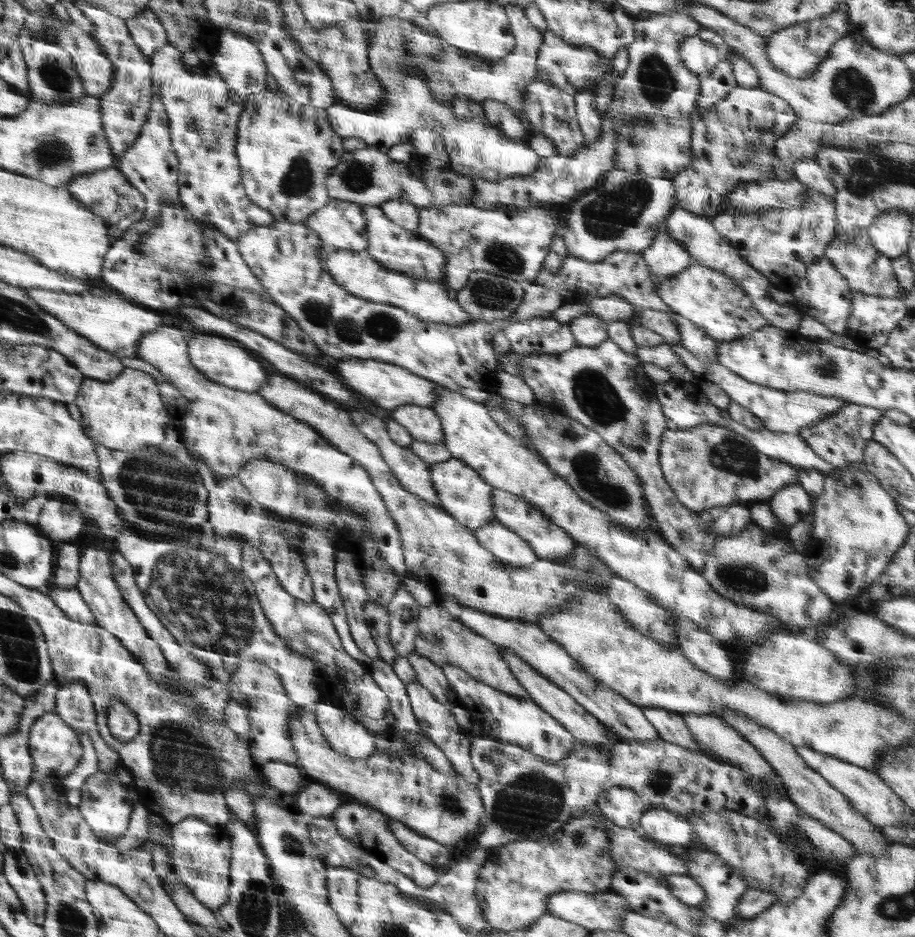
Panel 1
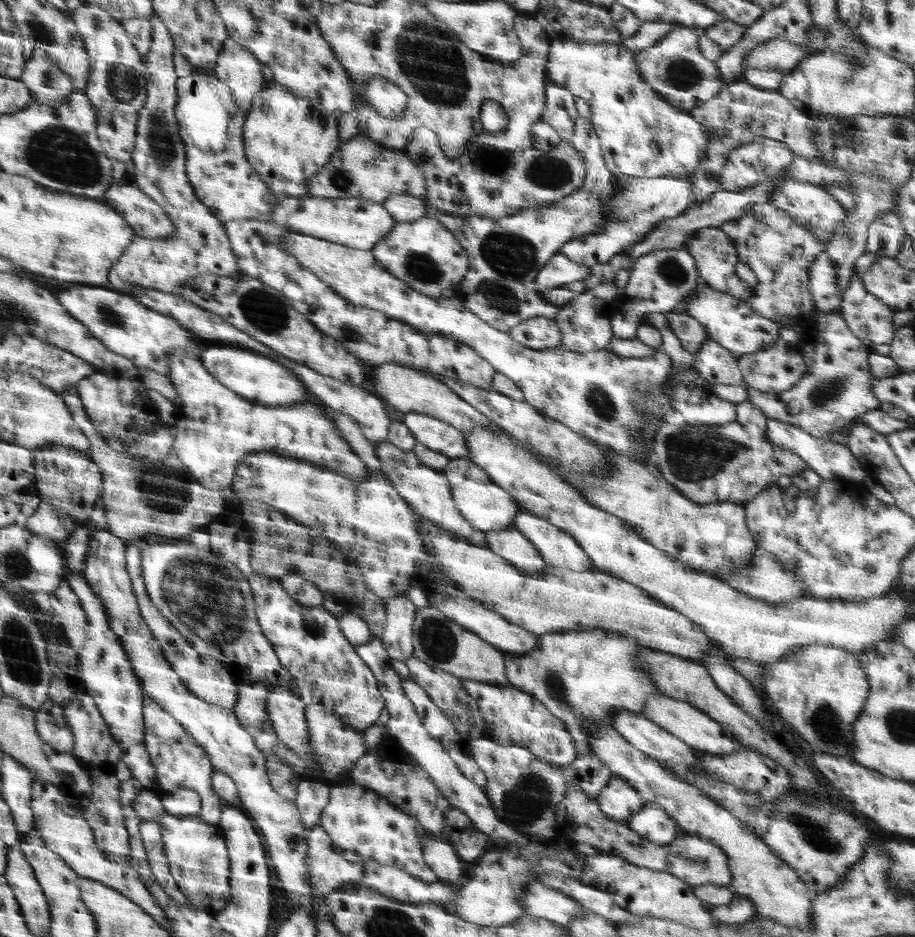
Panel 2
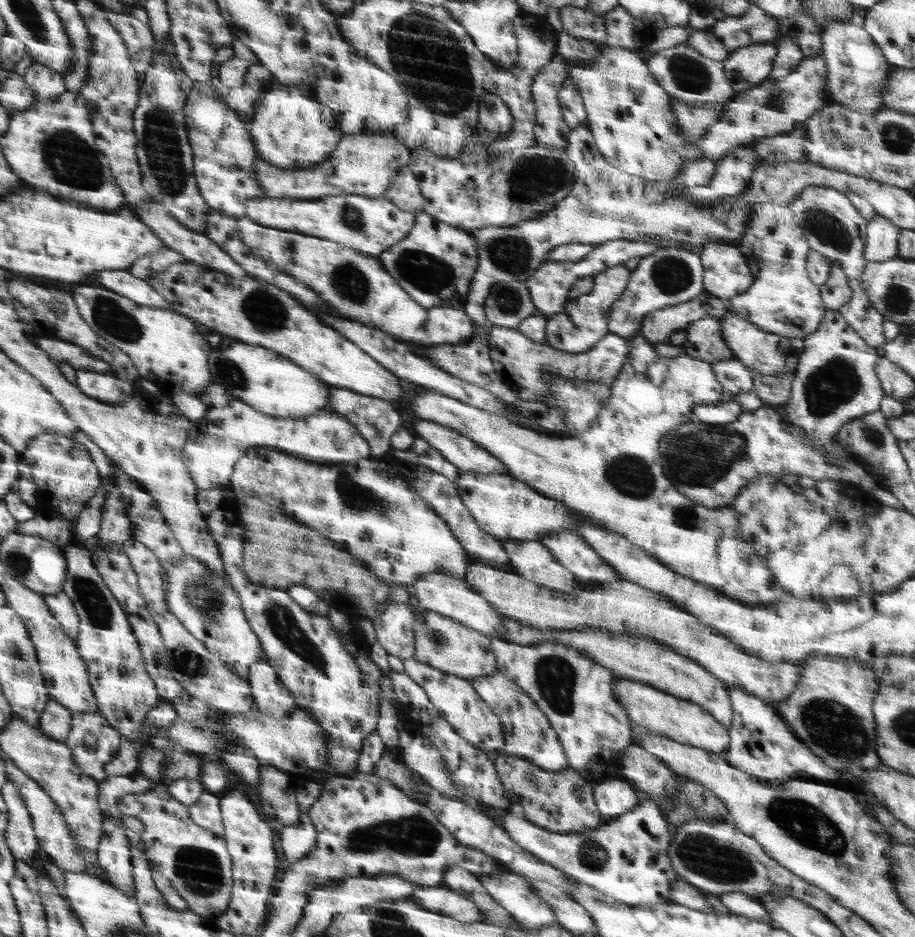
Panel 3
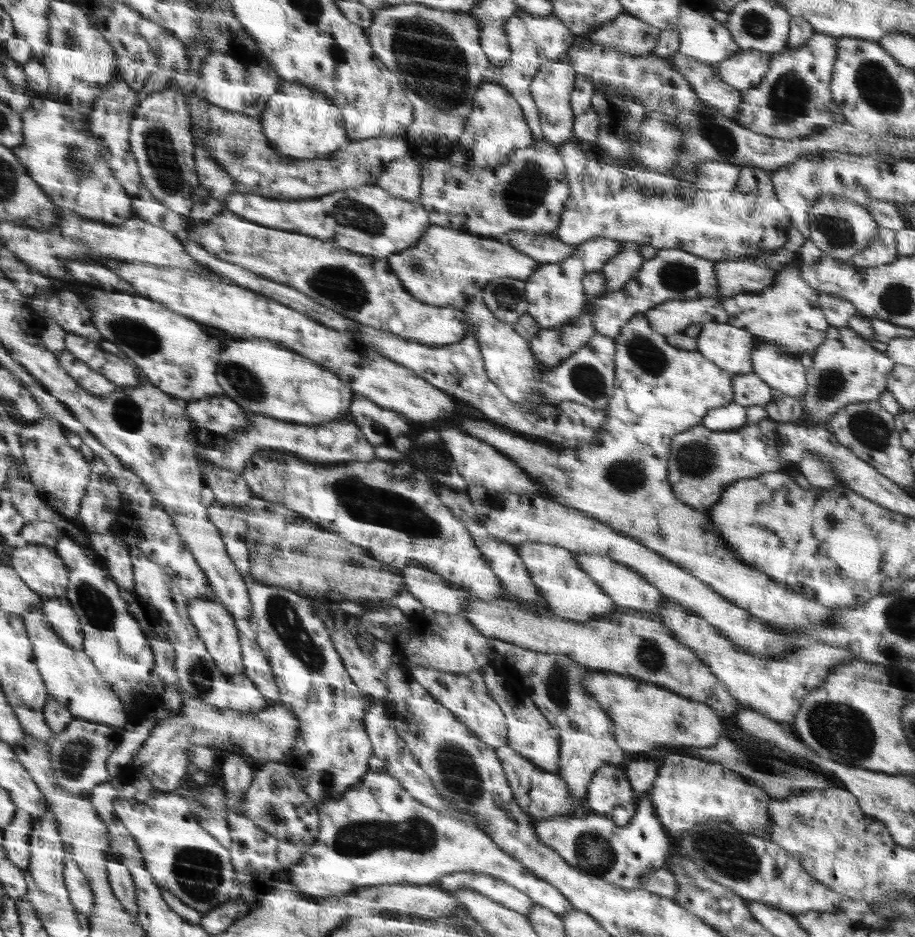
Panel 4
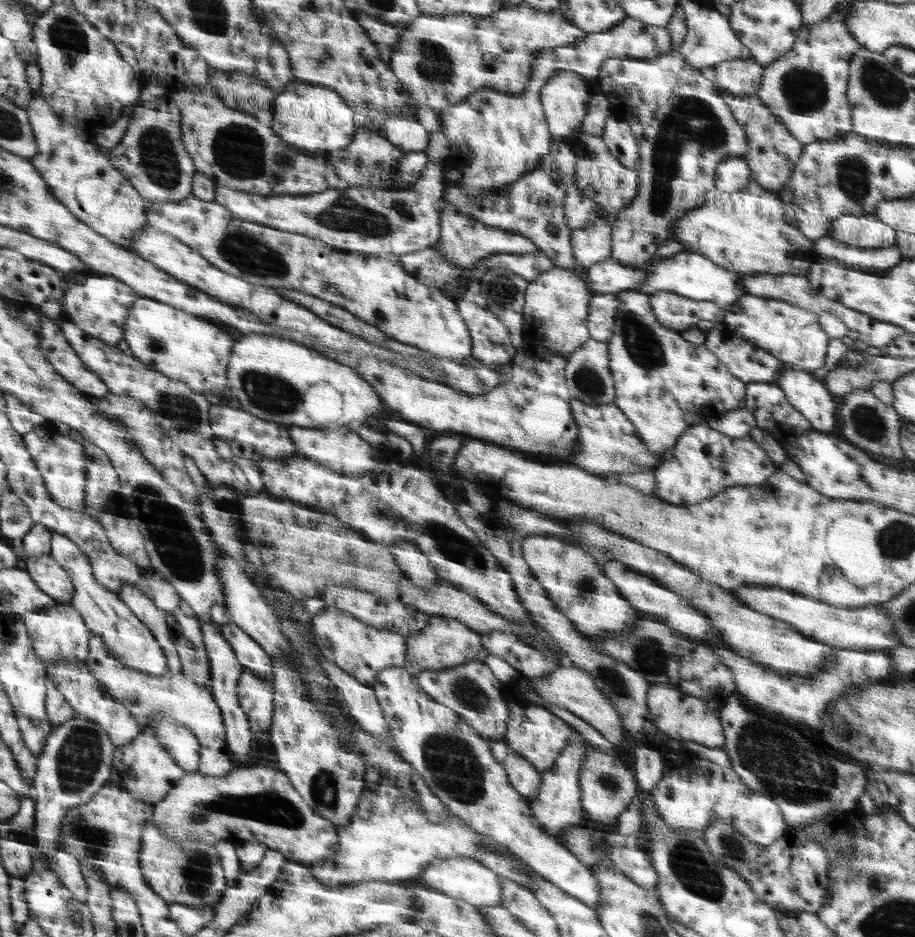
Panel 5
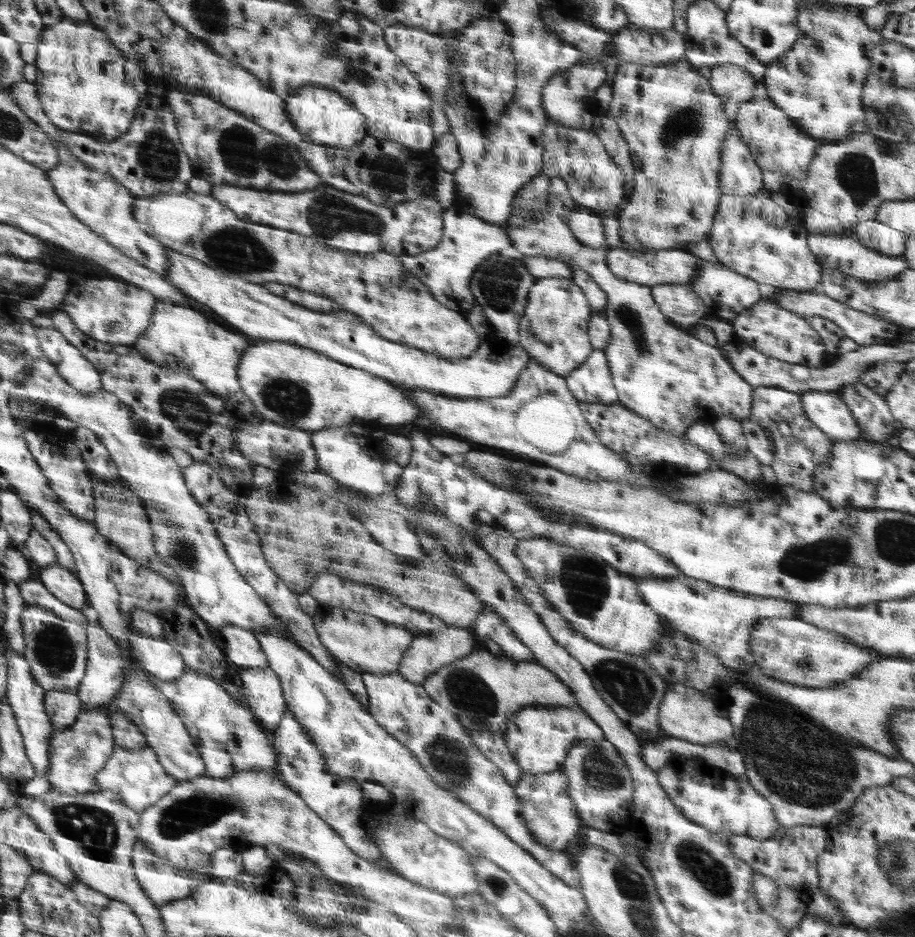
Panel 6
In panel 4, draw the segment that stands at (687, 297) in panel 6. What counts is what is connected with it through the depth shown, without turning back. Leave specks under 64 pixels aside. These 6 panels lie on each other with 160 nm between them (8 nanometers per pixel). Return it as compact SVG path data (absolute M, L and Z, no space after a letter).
M723 298L668 301L645 312L650 326L662 334L673 337L691 324L724 324L729 315L724 310Z

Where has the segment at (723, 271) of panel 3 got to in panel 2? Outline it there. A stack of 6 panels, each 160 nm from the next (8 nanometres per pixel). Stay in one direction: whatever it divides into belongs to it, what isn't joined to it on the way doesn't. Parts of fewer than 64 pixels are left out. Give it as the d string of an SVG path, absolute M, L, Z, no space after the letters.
M719 227L700 229L686 241L685 249L694 257L701 282L706 286L745 301L754 295L754 288L736 275L739 258L734 243Z

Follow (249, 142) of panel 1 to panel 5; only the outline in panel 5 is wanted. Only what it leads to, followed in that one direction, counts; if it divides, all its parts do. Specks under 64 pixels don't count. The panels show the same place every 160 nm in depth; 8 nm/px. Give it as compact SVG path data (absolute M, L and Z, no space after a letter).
M295 81L278 94L271 105L272 129L288 145L295 146L299 154L316 157L318 152L345 149L353 143L358 129L354 125L355 111L337 91L328 87Z

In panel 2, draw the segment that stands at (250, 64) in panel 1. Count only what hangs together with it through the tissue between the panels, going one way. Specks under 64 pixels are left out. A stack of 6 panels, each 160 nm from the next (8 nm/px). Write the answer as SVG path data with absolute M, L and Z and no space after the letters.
M229 39L225 42L214 70L216 78L225 83L242 110L249 111L257 92L267 87L261 62L240 44Z

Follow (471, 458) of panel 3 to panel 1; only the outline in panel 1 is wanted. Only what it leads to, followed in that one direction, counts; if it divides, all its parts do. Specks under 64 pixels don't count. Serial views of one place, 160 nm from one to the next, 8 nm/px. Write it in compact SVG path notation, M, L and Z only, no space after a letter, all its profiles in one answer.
M402 405L394 409L392 419L408 430L414 439L438 444L444 442L444 429L439 415L428 407Z

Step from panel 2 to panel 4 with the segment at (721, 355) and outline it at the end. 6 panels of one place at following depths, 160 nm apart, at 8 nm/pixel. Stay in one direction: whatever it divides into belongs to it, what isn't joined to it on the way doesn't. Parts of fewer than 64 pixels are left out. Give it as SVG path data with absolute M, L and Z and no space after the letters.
M736 373L731 378L731 387L733 392L733 401L742 405L744 408L758 405L764 407L771 401L774 394L774 388L766 384L756 373Z

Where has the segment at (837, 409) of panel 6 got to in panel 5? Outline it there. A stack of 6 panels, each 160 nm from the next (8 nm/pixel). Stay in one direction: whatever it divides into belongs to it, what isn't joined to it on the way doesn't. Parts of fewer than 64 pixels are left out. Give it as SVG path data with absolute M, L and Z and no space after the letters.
M785 363L774 383L784 391L787 401L810 421L813 429L822 433L836 429L836 411L840 407L838 400L811 372L801 371Z

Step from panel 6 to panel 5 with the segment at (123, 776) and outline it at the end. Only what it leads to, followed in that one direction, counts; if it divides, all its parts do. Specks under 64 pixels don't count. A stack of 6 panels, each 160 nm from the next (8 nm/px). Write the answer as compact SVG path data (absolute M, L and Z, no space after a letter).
M142 727L139 736L129 745L118 745L112 769L113 778L110 780L120 782L120 786L126 788L134 798L154 805L176 788L177 782L186 774L182 769L173 755L158 742L155 732Z

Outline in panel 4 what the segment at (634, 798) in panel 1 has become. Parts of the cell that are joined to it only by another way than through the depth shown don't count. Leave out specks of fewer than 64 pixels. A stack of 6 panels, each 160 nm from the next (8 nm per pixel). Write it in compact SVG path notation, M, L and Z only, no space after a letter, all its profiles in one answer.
M605 765L593 777L586 801L593 814L604 815L604 812L612 812L618 806L626 808L626 804L634 802L634 794L622 769Z

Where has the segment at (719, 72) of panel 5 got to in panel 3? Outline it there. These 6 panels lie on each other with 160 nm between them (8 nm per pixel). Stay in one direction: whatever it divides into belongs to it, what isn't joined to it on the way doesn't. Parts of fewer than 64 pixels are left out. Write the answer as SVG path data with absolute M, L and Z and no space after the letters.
M754 44L730 52L723 72L736 94L754 89L772 72L778 50L771 44Z

